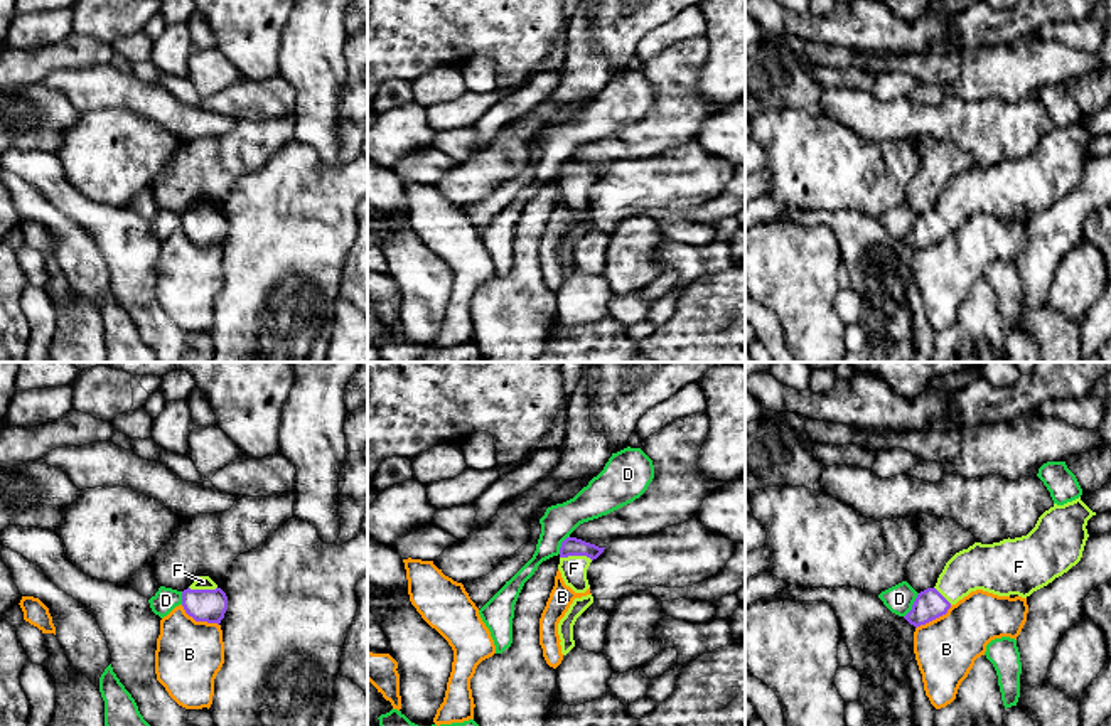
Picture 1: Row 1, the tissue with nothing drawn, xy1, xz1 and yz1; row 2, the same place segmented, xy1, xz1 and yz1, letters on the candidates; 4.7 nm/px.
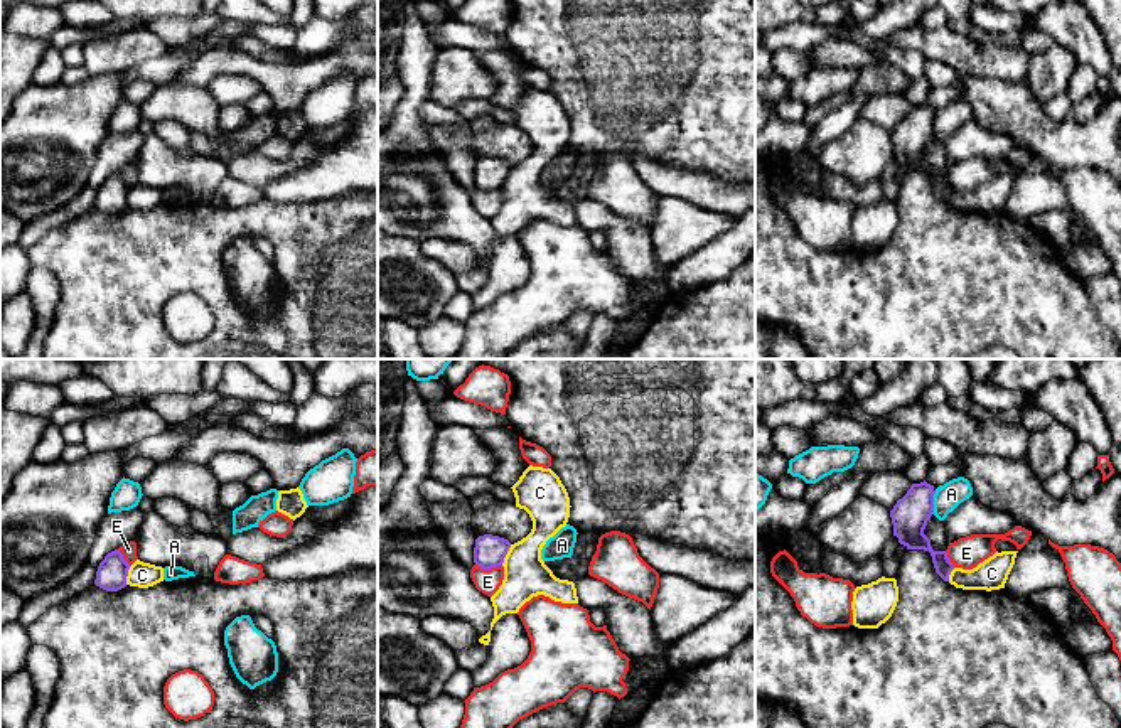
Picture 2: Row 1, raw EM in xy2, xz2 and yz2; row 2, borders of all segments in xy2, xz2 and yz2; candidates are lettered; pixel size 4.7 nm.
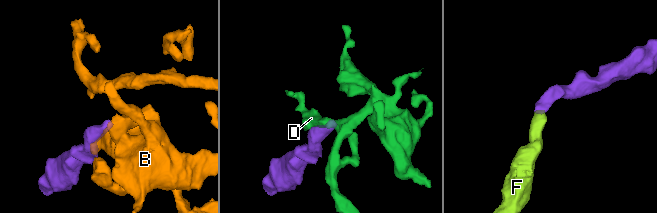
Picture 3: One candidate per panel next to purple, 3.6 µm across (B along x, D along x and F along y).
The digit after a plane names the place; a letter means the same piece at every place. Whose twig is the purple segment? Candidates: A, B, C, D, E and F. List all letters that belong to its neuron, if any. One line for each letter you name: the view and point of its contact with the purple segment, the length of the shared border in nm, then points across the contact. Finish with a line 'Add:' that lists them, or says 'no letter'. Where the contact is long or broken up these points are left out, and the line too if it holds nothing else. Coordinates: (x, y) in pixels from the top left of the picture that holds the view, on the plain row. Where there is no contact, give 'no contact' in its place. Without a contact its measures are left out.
F: contact xz1 (577, 177); length 160 nm; way xz1 (572, 169), (577, 177), (574, 191)
Add: F

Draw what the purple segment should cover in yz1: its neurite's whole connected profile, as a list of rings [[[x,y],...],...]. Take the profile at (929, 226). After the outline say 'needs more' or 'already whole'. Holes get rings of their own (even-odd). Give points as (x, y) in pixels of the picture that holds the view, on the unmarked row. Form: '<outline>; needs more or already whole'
[[[1079,120],[1064,128],[1054,126],[1027,158],[974,165],[946,185],[936,209],[920,214],[904,241],[917,251],[946,238],[976,212],[1030,219],[1081,184],[1092,138],[1096,135]]]; needs more

